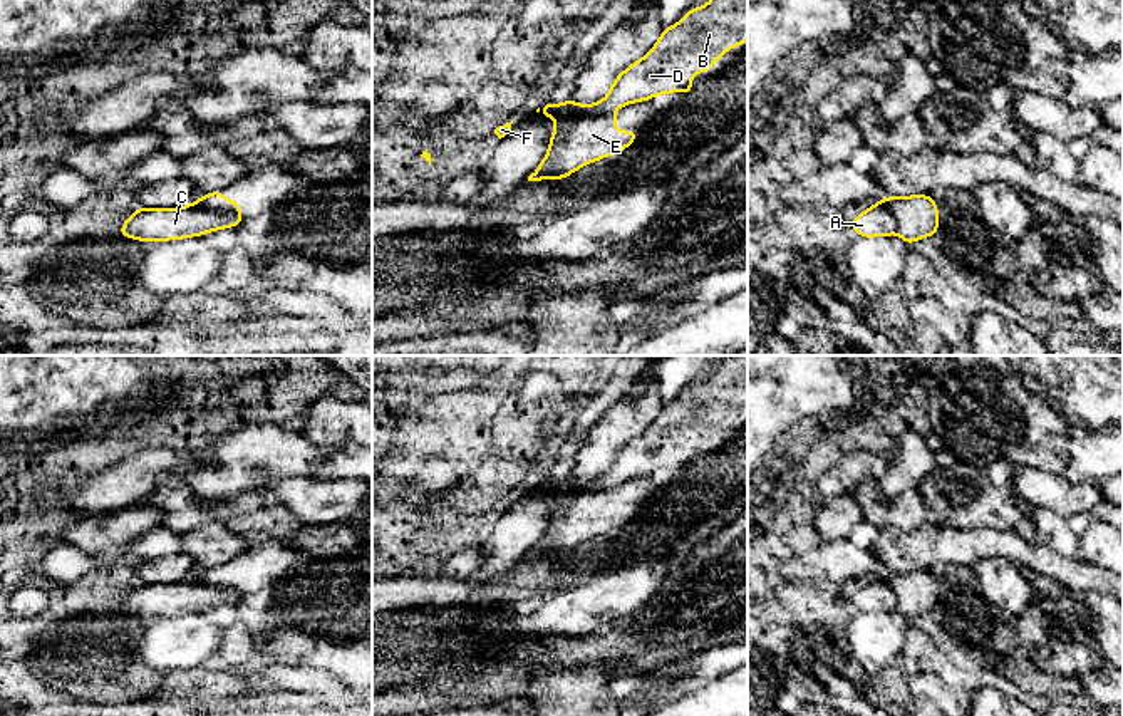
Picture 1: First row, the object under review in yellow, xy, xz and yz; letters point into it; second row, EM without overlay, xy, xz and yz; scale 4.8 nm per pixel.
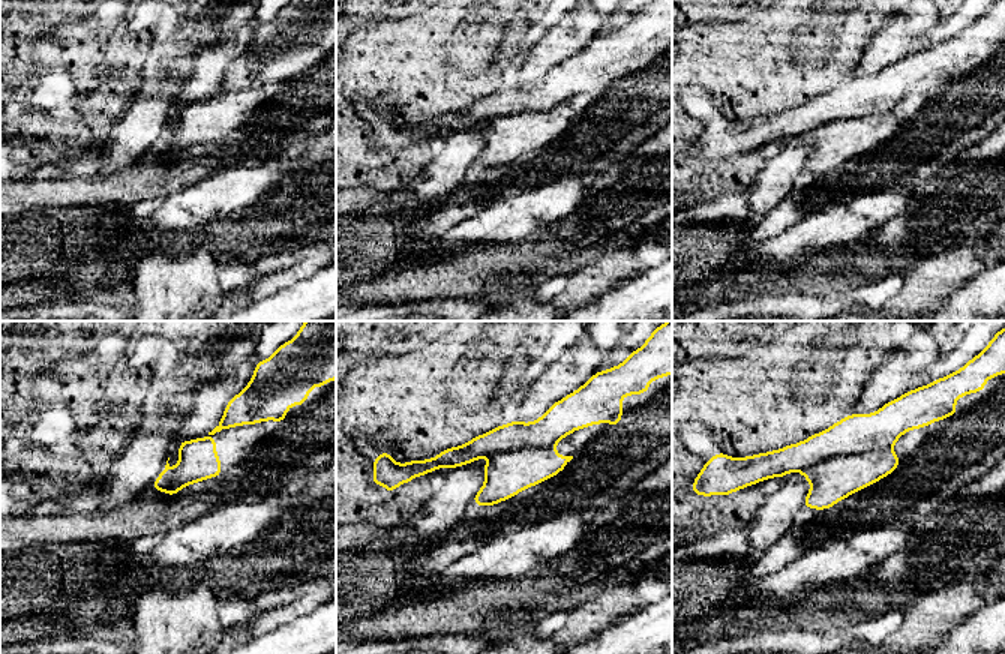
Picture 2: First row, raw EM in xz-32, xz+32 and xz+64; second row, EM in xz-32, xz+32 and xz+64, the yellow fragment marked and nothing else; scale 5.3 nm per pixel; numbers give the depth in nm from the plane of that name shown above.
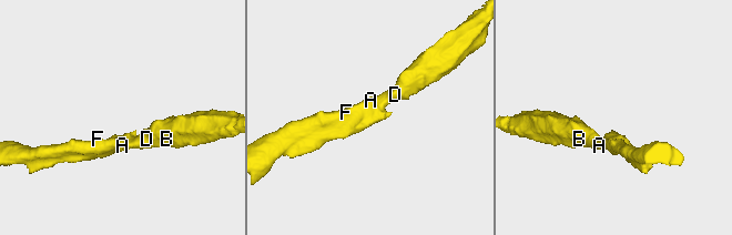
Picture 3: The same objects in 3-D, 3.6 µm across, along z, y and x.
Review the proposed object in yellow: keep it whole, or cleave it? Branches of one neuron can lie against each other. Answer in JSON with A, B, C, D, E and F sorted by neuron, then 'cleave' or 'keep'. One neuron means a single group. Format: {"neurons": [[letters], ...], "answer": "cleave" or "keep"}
{"neurons": [["A", "B", "C", "D", "F"], ["E"]], "answer": "cleave"}

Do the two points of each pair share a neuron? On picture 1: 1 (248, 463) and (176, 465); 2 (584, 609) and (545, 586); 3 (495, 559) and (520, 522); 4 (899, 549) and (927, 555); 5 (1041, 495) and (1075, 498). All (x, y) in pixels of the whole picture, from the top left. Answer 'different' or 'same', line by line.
1: different
2: different
3: same
4: same
5: same

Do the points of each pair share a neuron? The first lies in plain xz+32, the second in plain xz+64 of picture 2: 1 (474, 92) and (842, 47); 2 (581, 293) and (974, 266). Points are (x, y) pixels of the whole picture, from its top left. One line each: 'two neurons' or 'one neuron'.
1: one neuron
2: one neuron

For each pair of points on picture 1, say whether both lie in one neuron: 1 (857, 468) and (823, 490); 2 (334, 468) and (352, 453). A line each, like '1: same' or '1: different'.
1: same
2: same

